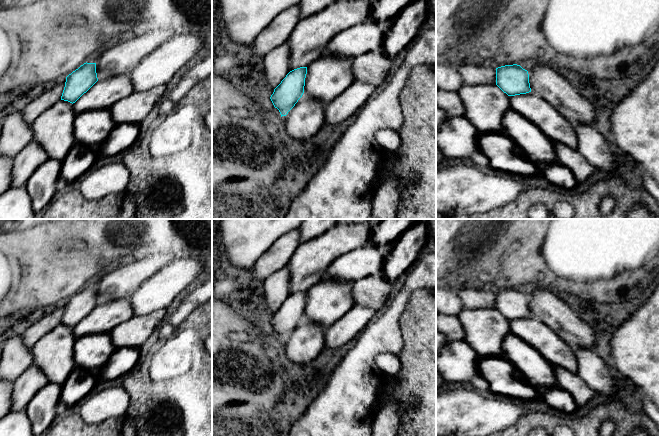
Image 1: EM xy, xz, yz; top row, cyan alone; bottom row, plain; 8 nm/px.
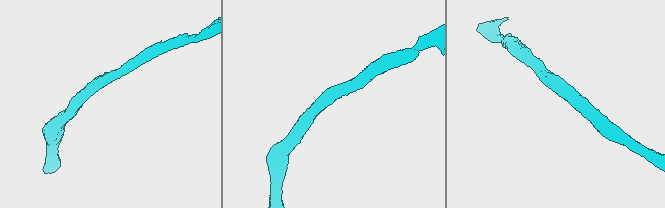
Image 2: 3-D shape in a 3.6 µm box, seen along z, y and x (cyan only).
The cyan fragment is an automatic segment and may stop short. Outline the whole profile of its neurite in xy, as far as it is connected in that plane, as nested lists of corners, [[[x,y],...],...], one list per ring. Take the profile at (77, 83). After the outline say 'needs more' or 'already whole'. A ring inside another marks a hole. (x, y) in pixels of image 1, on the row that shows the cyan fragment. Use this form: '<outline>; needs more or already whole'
[[[84,63],[66,77],[61,100],[75,103],[97,81],[96,63]]]; already whole

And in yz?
[[[517,64],[496,68],[496,85],[508,96],[531,92],[528,71]]]; already whole

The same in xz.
[[[307,67],[290,71],[281,83],[274,89],[270,99],[282,116],[295,106],[304,93]]]; already whole

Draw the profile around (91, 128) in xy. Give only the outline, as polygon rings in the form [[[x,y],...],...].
[[[109,109],[82,112],[74,121],[75,144],[98,149],[115,125]]]

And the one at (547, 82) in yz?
[[[537,63],[528,74],[531,92],[546,100],[573,126],[595,127],[594,105],[576,91],[561,71],[546,63]]]

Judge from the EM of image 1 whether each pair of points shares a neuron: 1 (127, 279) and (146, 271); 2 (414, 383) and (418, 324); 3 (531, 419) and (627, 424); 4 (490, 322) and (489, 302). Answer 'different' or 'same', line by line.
1: same
2: same
3: same
4: different

